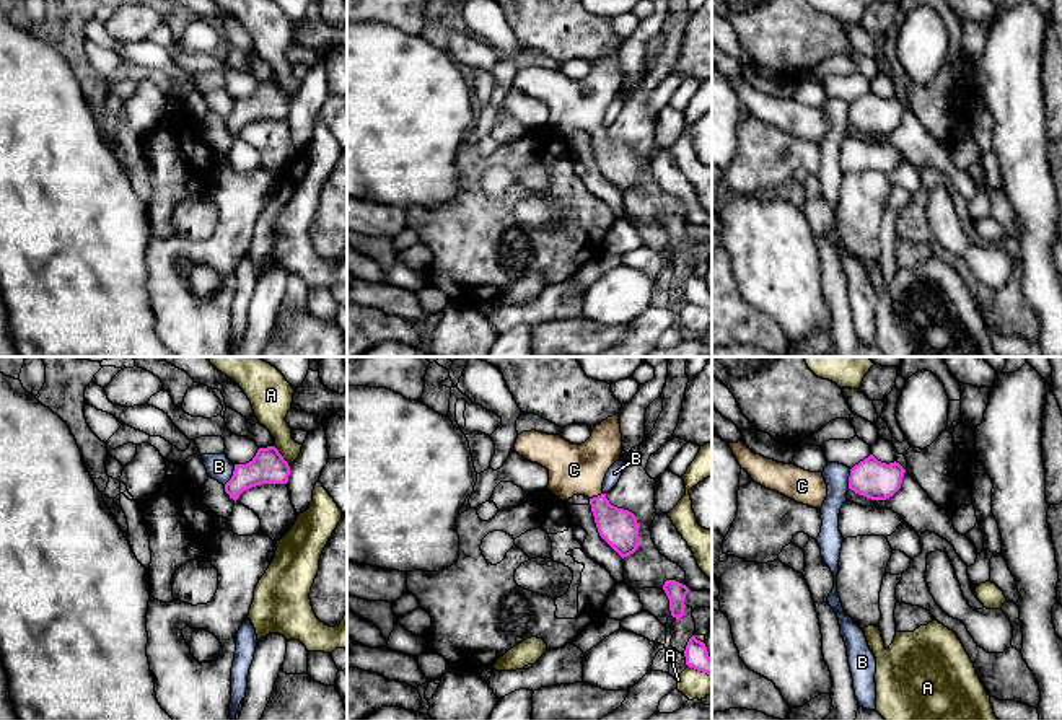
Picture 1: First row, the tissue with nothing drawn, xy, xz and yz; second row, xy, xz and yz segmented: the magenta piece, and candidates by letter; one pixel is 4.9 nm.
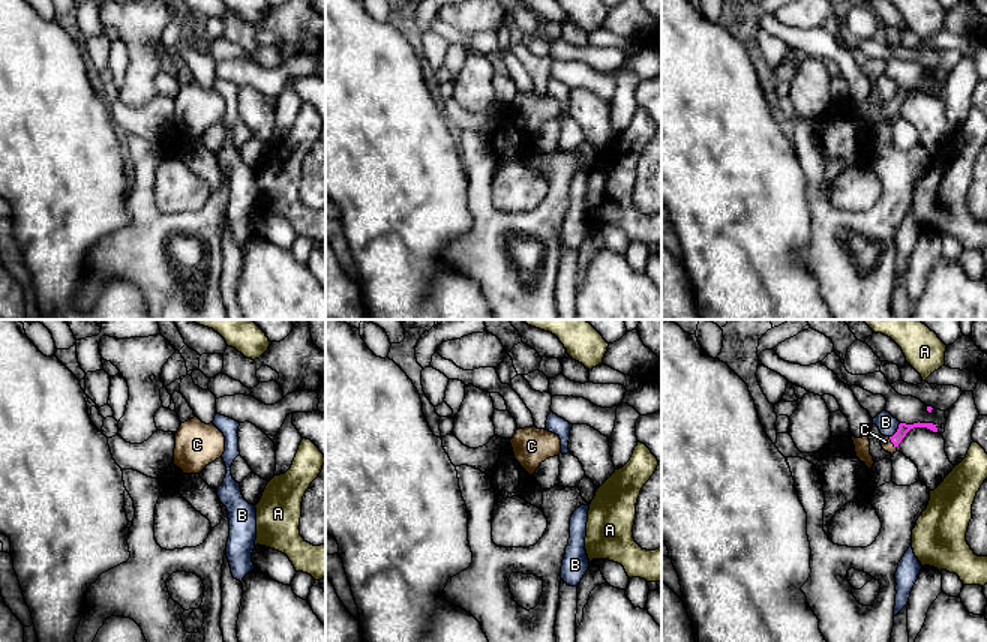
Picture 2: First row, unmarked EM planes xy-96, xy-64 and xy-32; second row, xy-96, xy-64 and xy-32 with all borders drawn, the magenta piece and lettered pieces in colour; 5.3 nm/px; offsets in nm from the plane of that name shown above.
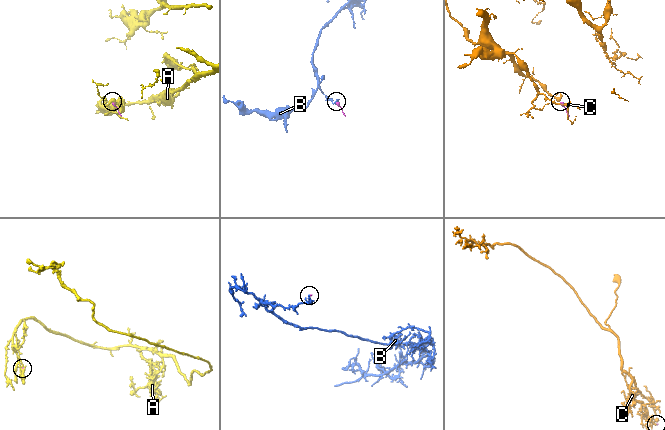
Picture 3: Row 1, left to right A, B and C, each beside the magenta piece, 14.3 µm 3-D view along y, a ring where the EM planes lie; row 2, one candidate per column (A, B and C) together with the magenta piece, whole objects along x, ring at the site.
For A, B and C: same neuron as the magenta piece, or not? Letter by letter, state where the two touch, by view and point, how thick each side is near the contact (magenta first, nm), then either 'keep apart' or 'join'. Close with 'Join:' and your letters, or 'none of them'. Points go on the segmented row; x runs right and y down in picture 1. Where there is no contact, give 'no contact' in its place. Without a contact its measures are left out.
A: contact xy (282, 456); calibres 170 and 170 nm; keep apart
B: contact xy (233, 474); calibres 170 and 120 nm; keep apart
C: contact xz (595, 497); calibres 190 and 260 nm; join
Join: C

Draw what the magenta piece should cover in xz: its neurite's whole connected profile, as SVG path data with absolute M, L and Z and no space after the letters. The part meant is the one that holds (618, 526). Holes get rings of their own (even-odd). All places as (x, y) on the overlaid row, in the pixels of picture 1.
M619 414L608 417L581 445L560 435L523 432L516 438L515 451L549 471L547 490L562 502L573 495L588 497L599 536L624 559L640 546L637 516L611 505L603 492L606 472L622 454L619 420Z

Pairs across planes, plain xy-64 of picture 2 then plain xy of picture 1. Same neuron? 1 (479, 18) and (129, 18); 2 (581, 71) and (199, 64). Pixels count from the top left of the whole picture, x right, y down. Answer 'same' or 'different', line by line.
1: same
2: same

